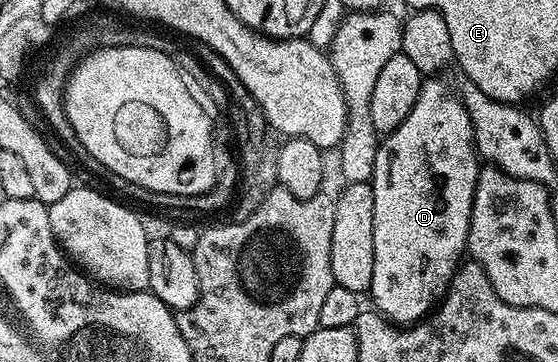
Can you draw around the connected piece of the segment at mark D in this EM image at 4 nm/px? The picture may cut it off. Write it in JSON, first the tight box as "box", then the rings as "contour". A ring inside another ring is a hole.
{"box":[369,80,481,324],"contour":[[[431,80],[419,91],[419,99],[406,120],[399,125],[394,133],[388,135],[379,147],[375,170],[371,173],[371,187],[373,188],[373,280],[369,291],[370,297],[375,297],[374,309],[384,318],[395,324],[414,324],[424,316],[432,313],[433,307],[442,299],[451,284],[451,278],[459,269],[465,258],[469,224],[471,223],[471,209],[475,199],[475,189],[481,169],[481,158],[476,151],[475,139],[472,137],[470,116],[462,101],[447,90],[441,83]]]}

